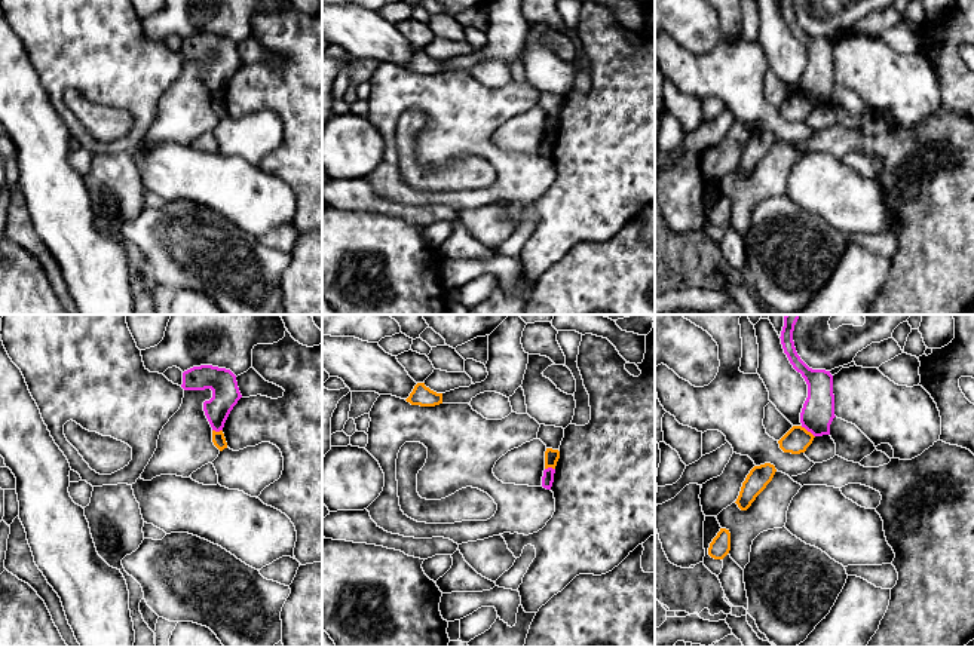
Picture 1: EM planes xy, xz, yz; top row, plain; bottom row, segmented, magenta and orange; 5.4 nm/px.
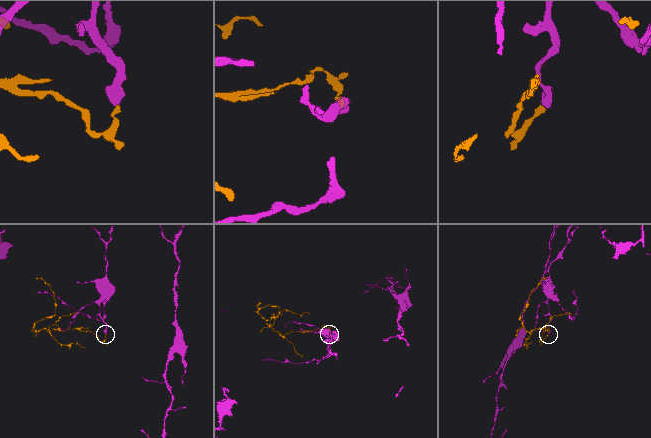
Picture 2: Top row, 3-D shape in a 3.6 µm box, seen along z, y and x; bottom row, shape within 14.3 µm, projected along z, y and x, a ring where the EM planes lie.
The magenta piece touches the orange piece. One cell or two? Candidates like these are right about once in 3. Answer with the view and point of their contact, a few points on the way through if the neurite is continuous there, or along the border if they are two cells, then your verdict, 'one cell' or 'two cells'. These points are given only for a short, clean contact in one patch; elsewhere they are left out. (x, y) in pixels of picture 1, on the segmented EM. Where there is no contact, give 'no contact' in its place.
yz (808, 431) | along yz (801, 426), (814, 437) | two cells

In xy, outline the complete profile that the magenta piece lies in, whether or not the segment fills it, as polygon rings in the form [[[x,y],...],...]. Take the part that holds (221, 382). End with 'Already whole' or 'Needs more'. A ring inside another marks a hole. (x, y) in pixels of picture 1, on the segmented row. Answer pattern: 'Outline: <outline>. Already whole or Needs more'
Outline: [[[212,365],[193,367],[184,371],[181,387],[184,390],[212,390],[212,398],[203,402],[203,411],[215,432],[223,430],[230,411],[242,398],[236,375],[230,370]]]. Already whole

